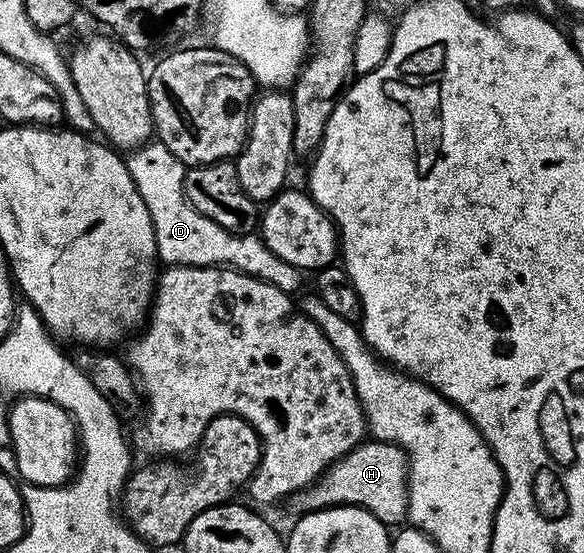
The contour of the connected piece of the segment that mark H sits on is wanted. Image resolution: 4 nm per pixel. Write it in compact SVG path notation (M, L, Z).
M367 439L341 461L331 465L321 480L289 498L288 505L298 515L353 505L371 512L387 527L401 526L410 511L410 459L398 445Z

